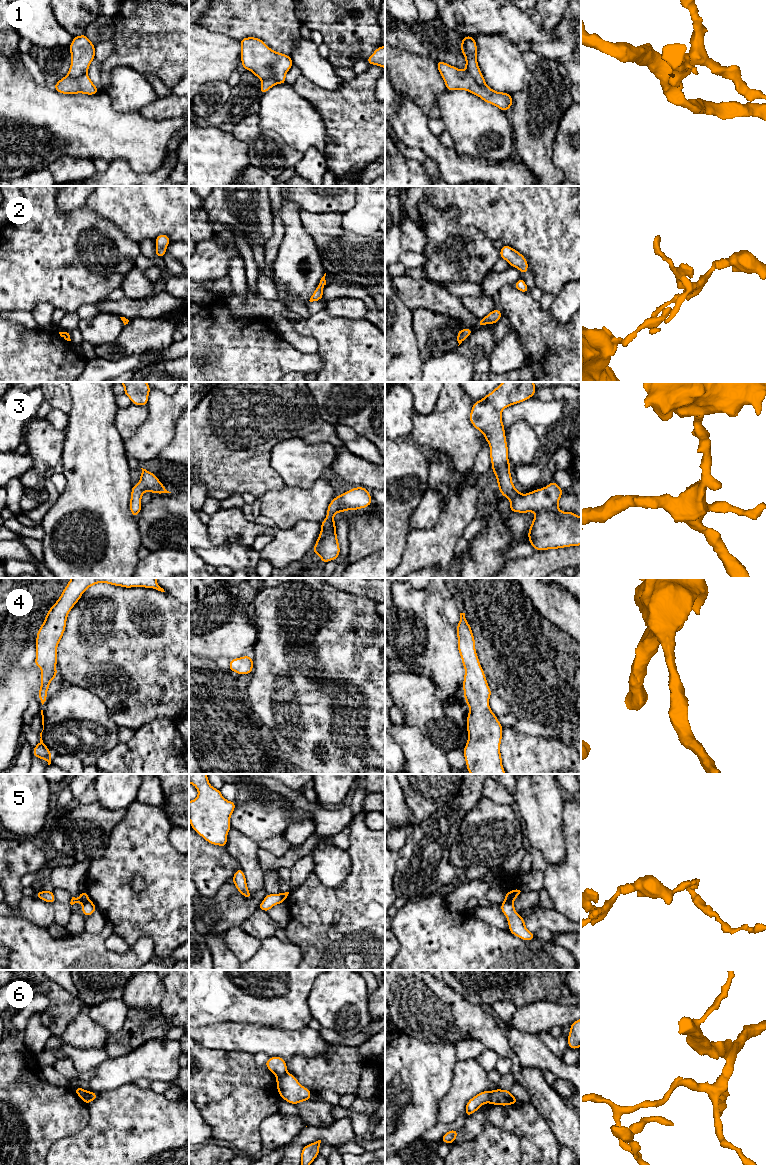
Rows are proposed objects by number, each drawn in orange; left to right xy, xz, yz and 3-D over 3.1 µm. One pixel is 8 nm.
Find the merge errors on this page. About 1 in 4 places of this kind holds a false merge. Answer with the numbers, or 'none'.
1, 5, 6

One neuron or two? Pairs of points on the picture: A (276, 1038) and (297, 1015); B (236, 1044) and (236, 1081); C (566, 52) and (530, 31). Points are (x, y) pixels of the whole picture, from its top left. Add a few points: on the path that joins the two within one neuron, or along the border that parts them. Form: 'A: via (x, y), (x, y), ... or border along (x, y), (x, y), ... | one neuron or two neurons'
A: border along (261, 1025), (293, 1031), (307, 1027) | two neurons
B: border along (236, 1051), (253, 1055) | two neurons
C: border along (552, 34), (552, 37), (547, 41), (530, 43) | two neurons

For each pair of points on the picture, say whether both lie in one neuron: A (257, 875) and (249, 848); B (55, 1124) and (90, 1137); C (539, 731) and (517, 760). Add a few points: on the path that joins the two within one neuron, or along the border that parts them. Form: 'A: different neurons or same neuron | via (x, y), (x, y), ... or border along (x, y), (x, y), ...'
A: same neuron | via (251, 868), (249, 855)
B: different neurons | border along (90, 1113), (88, 1123), (81, 1130), (56, 1141)
C: different neurons | border along (513, 729), (519, 733), (559, 740)

